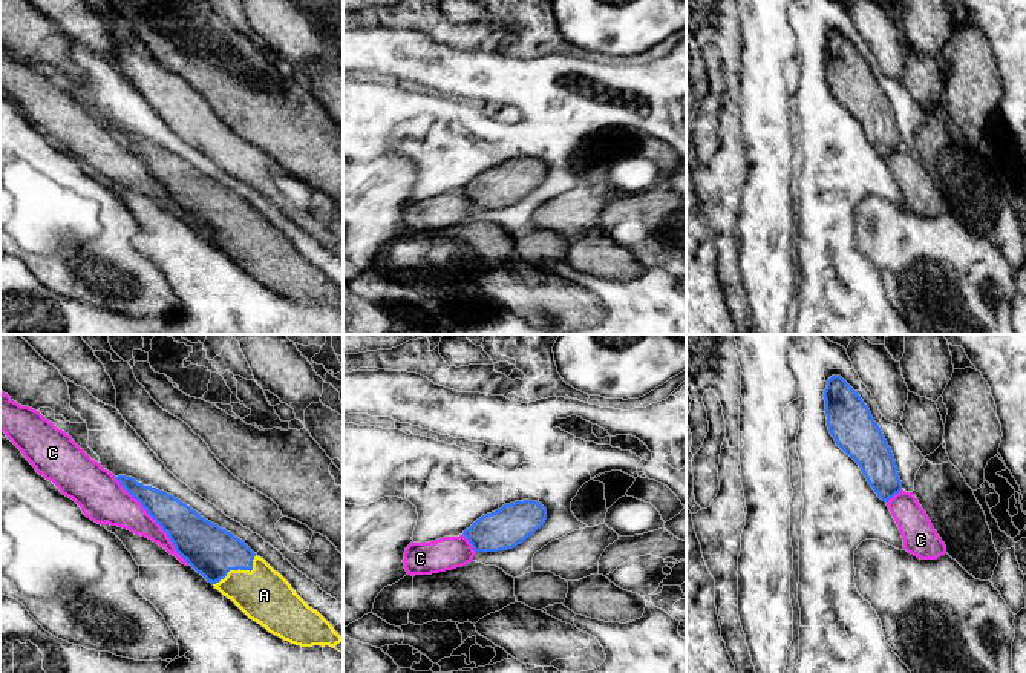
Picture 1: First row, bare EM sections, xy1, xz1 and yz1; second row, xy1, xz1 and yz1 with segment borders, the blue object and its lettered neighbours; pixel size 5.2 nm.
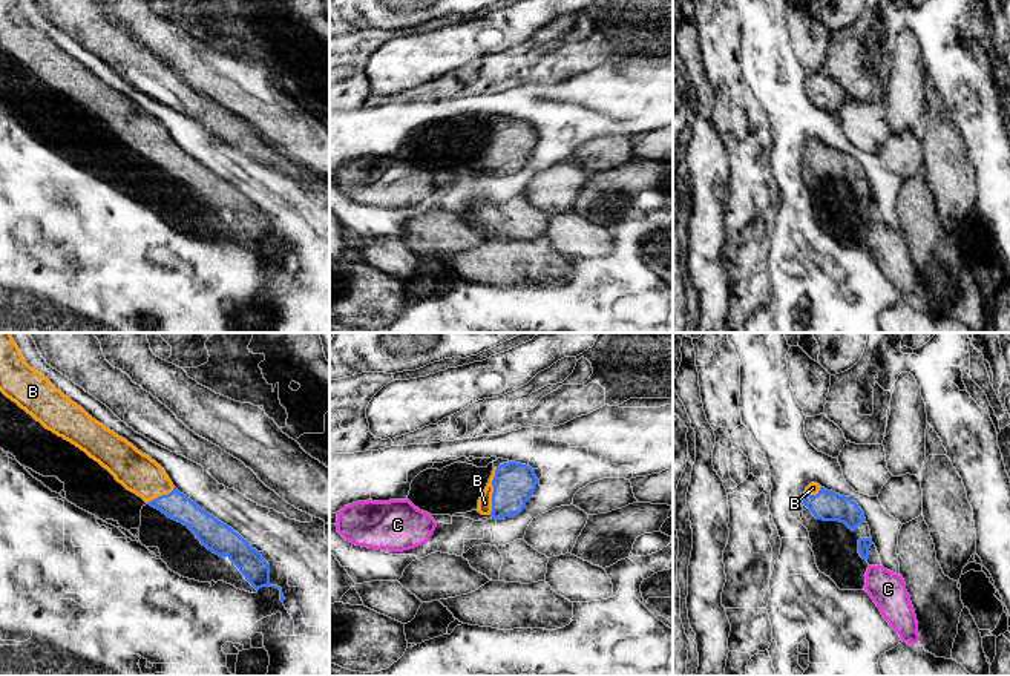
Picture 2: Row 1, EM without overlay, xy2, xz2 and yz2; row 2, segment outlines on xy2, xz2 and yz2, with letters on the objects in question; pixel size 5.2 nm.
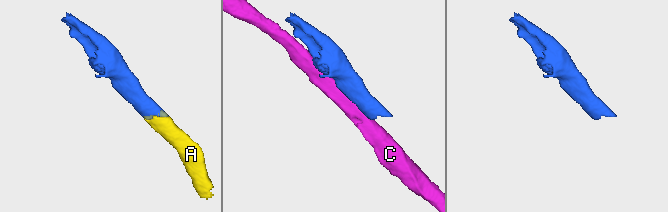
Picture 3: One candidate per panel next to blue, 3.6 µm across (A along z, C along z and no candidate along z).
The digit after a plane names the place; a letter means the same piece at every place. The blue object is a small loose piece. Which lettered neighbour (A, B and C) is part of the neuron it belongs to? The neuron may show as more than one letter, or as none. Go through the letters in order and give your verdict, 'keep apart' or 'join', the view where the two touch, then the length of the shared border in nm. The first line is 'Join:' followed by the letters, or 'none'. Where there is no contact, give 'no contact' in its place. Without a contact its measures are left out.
Join: A, B
A: join | xy1 | 280 nm
B: join | xz2 | 260 nm
C: keep apart | xy1 | 600 nm

